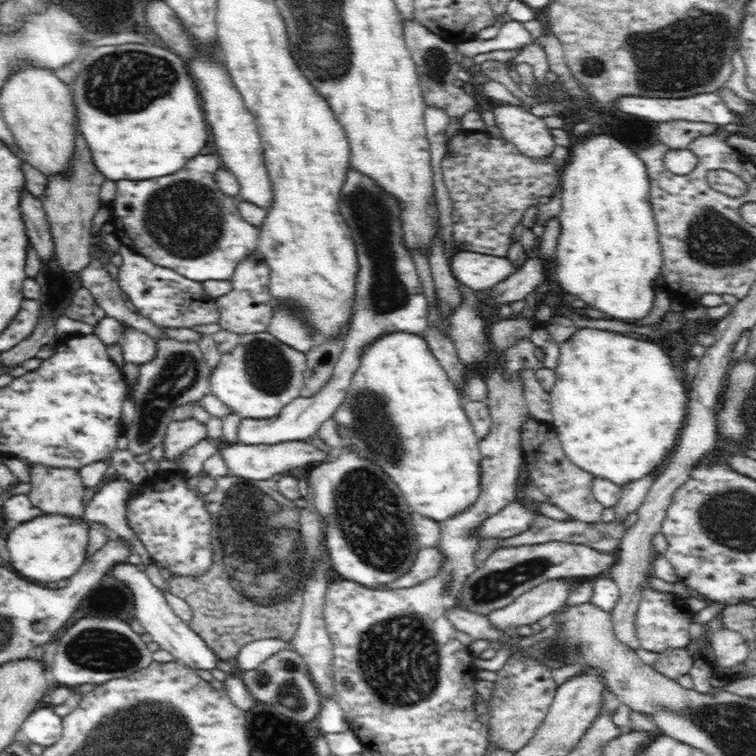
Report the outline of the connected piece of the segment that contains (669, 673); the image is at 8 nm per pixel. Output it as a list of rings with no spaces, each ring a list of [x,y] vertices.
[[[640,646],[634,651],[644,664],[670,679],[677,679],[682,674],[688,673],[693,665],[693,656],[688,647],[666,649],[661,653],[655,653],[644,650]]]

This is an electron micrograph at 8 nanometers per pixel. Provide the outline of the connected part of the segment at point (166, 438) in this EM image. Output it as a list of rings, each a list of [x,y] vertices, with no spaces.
[[[191,418],[190,420],[172,420],[162,435],[162,459],[178,460],[186,449],[192,448],[207,436],[206,426]]]

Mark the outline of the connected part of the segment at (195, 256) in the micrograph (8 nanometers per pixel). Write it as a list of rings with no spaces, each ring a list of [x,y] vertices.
[[[208,149],[205,150],[202,156],[194,158],[194,162],[190,162],[188,166],[184,172],[178,172],[166,178],[115,181],[114,198],[108,205],[111,214],[108,221],[113,226],[112,232],[119,237],[121,244],[126,245],[133,253],[141,254],[154,264],[170,268],[190,280],[196,282],[210,279],[232,280],[236,266],[244,258],[254,254],[259,229],[241,218],[237,209],[239,204],[237,197],[223,193],[218,188],[214,172],[220,166],[220,158],[213,149],[211,154],[208,154]]]

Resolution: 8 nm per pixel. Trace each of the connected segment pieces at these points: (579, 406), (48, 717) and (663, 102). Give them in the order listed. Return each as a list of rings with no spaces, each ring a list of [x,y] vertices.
[[[582,327],[576,329],[576,332],[560,343],[560,356],[555,369],[555,380],[548,392],[551,397],[551,412],[553,415],[552,426],[561,442],[563,452],[578,468],[588,472],[594,478],[608,480],[620,488],[630,485],[634,480],[640,480],[654,472],[652,468],[666,460],[668,454],[672,454],[676,448],[677,438],[682,426],[685,424],[686,406],[688,404],[688,385],[686,381],[680,380],[676,374],[675,367],[672,364],[672,358],[666,353],[666,350],[658,342],[652,339],[638,338],[626,334],[626,332],[617,332],[602,328]]]
[[[43,704],[26,717],[19,728],[17,738],[46,748],[52,746],[61,737],[62,731],[62,717],[56,714],[52,707]]]
[[[715,92],[682,98],[622,96],[618,105],[622,112],[656,121],[710,122],[711,125],[726,127],[736,120],[736,112]]]

